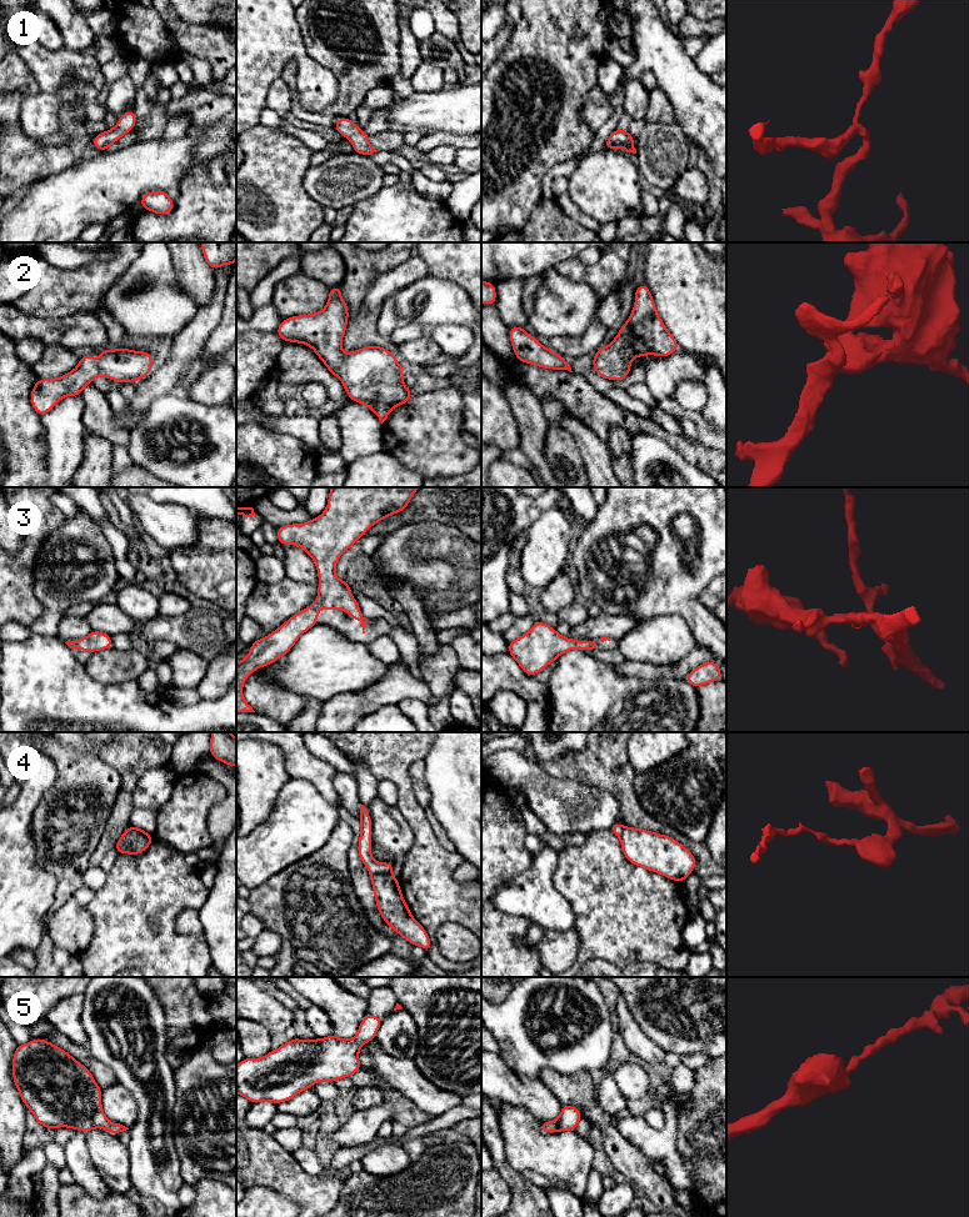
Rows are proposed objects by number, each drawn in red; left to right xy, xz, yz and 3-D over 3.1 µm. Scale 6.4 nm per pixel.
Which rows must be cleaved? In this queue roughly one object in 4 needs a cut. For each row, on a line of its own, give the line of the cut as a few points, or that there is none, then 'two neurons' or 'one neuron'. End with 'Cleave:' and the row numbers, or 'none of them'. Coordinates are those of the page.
1: cut none; one neuron
2: cut none; one neuron
3: cut none; one neuron
4: cut xz (371, 872), (390, 875); two neurons
5: cut none; one neuron
Cleave: 4

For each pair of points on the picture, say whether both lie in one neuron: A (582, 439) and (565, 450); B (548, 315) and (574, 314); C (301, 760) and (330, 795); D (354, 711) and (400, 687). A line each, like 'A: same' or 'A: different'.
A: different
B: same
C: same
D: same

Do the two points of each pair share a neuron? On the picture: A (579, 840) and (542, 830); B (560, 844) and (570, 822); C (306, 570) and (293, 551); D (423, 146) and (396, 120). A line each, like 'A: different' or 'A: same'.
A: same
B: different
C: same
D: different

